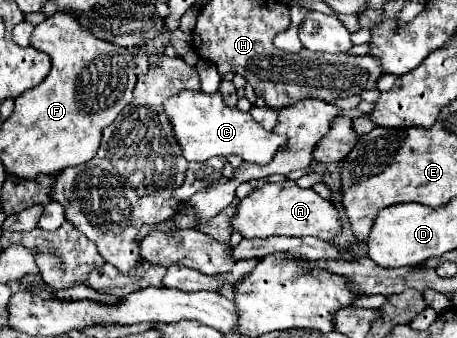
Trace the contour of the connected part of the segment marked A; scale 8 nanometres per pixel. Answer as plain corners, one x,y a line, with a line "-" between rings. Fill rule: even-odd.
284,180
278,184
264,184
256,188
238,206
232,218
234,230
244,238
268,238
268,236
314,236
322,240
332,240
340,230
342,222
336,206
316,194
312,188
298,188
296,182

